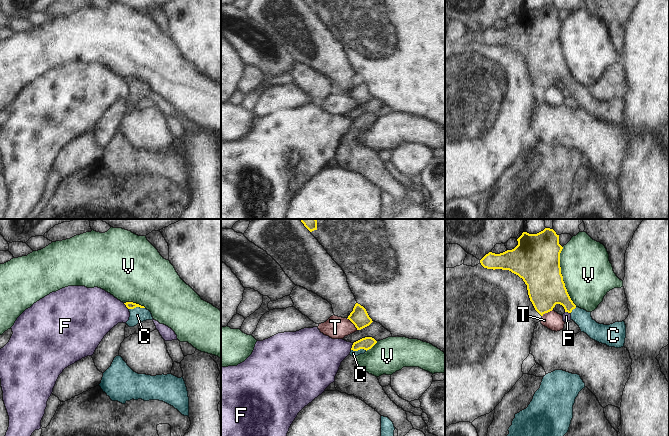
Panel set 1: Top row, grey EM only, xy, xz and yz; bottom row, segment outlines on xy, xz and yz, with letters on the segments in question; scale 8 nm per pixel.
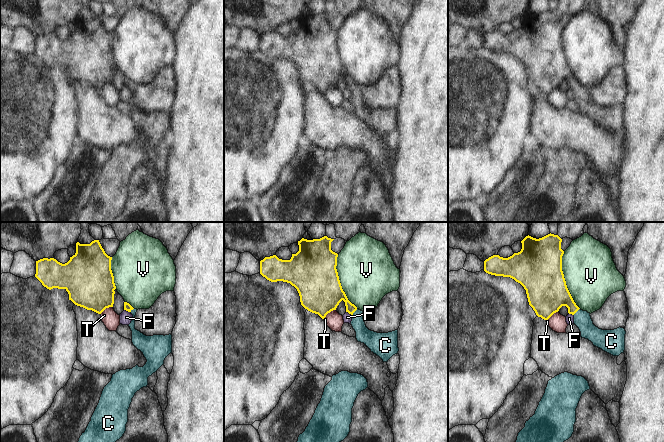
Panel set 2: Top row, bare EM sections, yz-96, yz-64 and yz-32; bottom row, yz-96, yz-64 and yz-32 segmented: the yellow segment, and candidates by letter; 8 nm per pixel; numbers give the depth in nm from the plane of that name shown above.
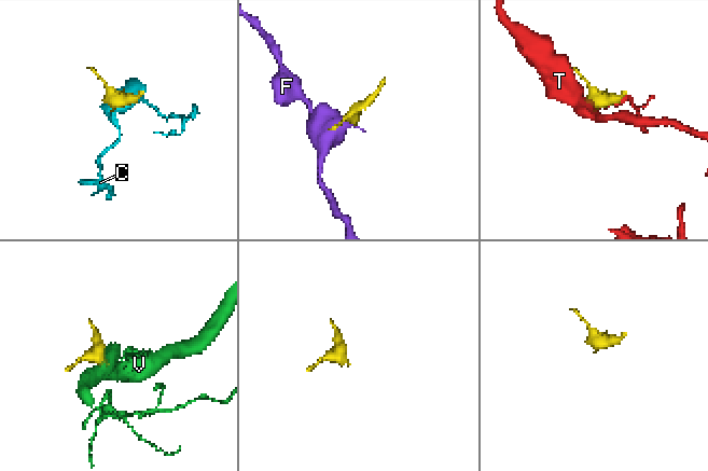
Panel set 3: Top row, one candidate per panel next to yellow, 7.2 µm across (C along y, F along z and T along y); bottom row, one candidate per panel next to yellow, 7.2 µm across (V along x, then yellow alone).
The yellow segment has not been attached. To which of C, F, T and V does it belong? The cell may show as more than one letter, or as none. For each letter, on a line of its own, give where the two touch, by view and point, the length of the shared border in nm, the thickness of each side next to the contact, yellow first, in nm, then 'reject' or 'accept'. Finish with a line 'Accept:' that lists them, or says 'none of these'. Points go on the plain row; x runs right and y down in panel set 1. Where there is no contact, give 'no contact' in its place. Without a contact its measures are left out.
C: xy (136, 82) | 130 nm | 60/130 nm | accept
F: xz (352, 122) | 60 nm | 100/300 nm | reject
T: xz (353, 99) | 140 nm | 150/180 nm | reject
V: yz (562, 53) | 500 nm | 380/400 nm | reject
Accept: C

